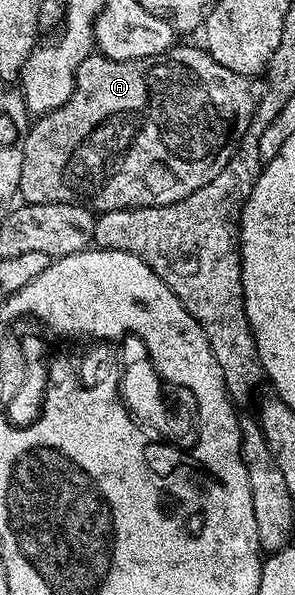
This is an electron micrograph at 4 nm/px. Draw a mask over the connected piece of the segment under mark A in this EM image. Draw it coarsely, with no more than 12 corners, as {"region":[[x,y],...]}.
{"region":[[207,48],[87,57],[22,137],[19,196],[206,187],[262,85]]}

